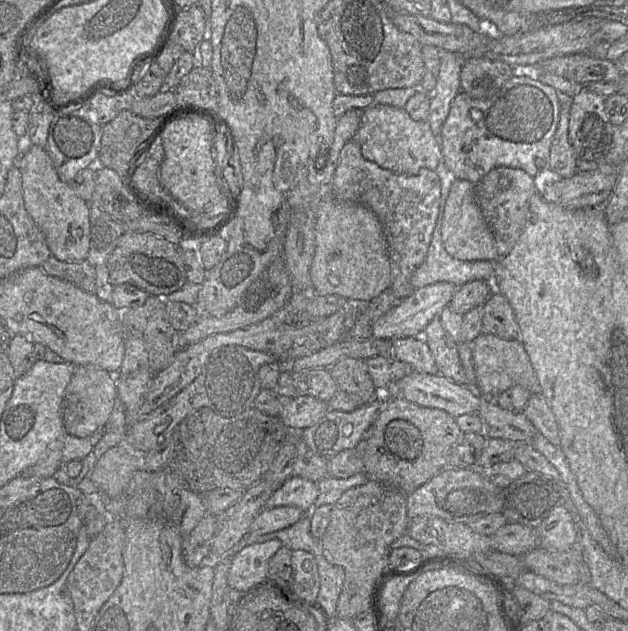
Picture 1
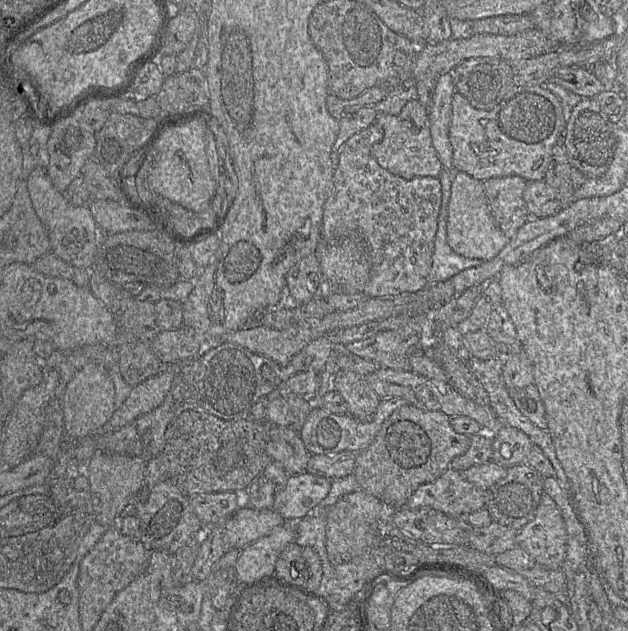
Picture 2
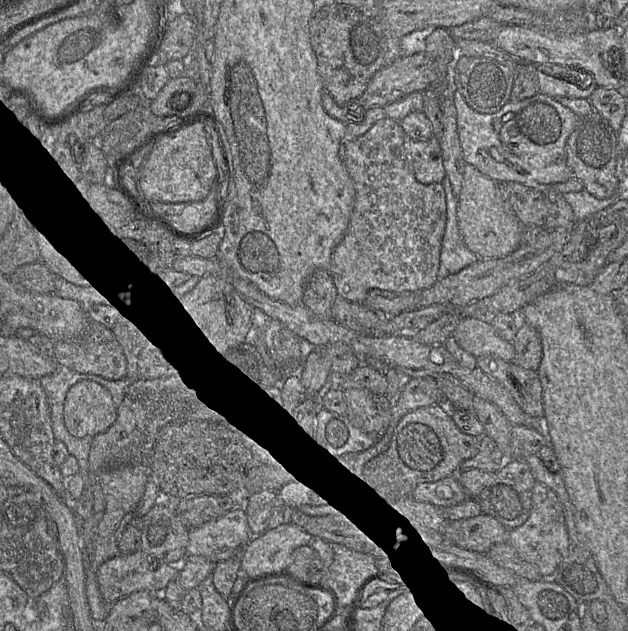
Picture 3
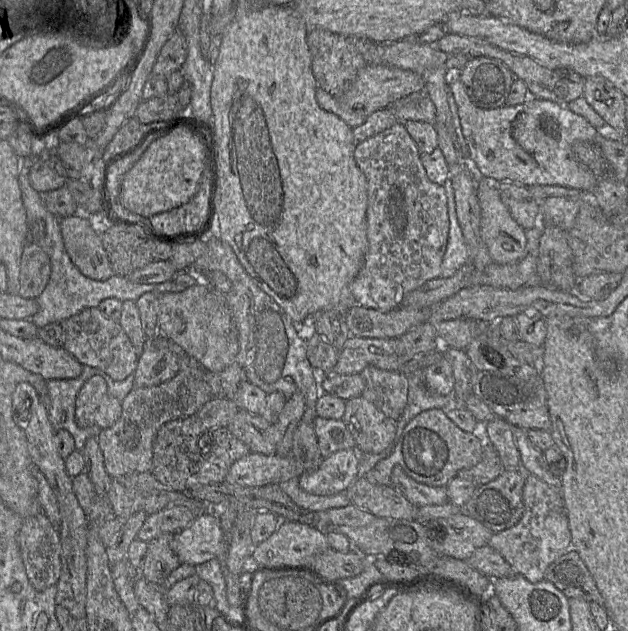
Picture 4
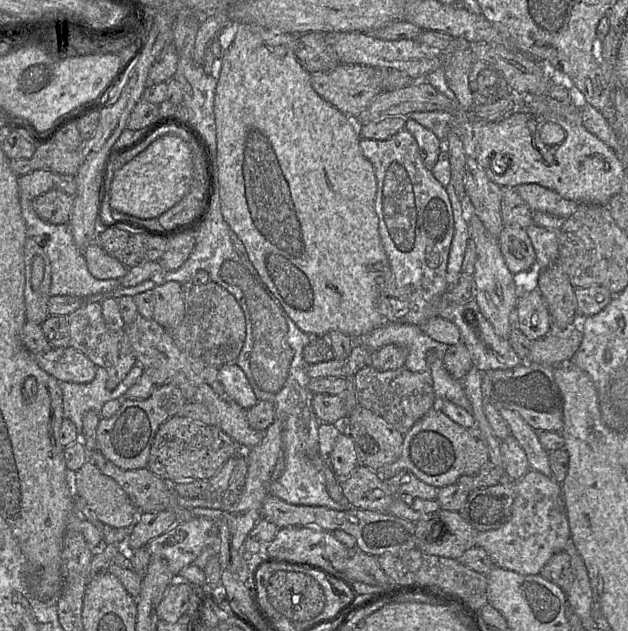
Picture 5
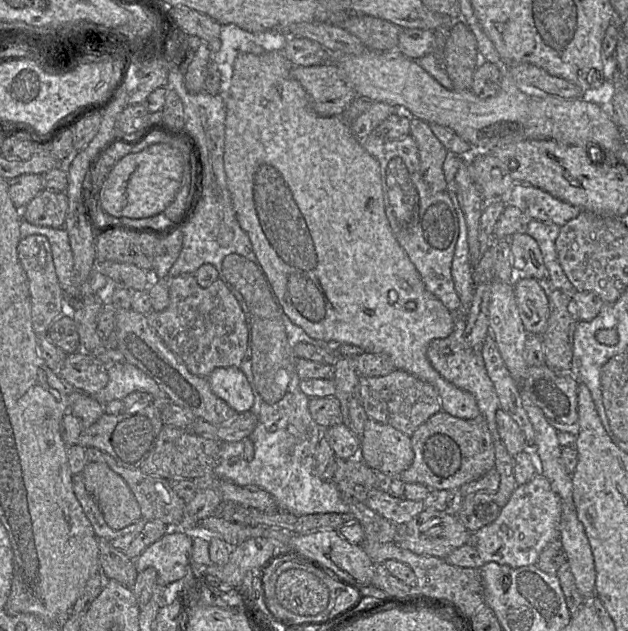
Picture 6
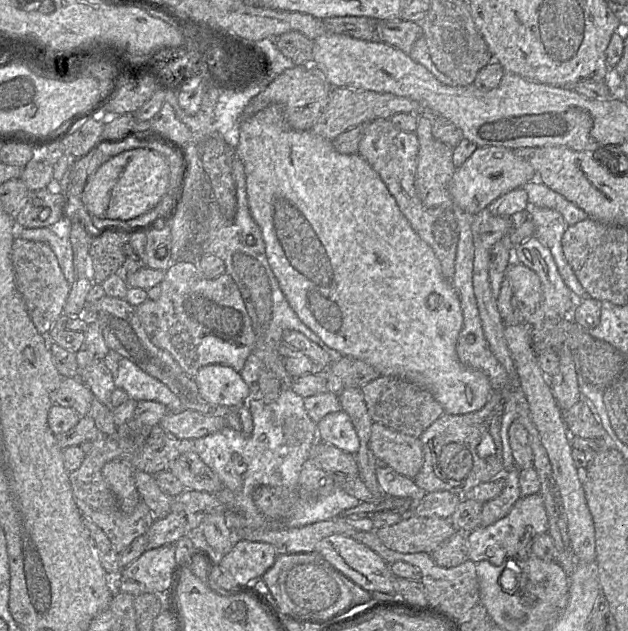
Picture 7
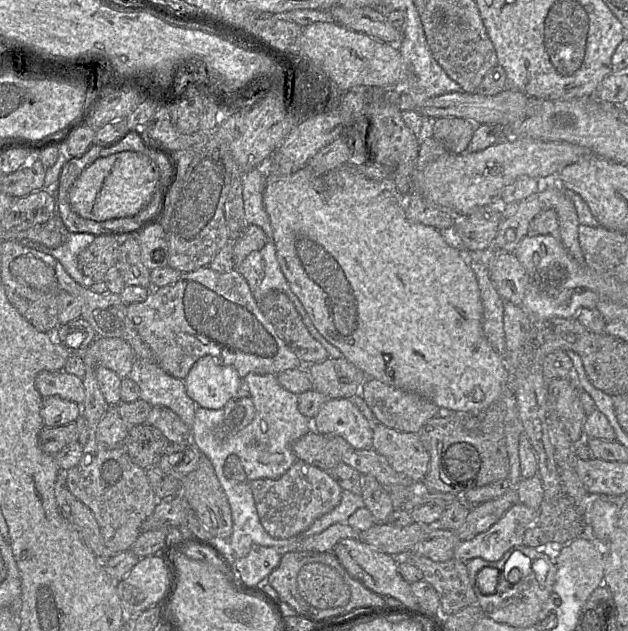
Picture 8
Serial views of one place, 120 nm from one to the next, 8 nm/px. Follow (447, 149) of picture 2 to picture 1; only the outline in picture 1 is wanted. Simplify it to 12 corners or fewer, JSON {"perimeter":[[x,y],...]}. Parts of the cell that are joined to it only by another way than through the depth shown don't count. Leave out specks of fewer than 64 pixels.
{"perimeter":[[440,51],[440,69],[427,119],[437,138],[461,91],[465,58]]}

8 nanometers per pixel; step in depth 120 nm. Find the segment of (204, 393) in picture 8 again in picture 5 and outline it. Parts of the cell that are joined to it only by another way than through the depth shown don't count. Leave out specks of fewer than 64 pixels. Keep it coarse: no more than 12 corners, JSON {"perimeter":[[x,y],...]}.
{"perimeter":[[236,364],[219,368],[227,394],[245,410],[258,399]]}

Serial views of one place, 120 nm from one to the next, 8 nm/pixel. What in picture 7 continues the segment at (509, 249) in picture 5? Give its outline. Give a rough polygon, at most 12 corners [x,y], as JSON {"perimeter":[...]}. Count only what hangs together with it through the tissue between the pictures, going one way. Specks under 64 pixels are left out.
{"perimeter":[[532,236],[514,255],[540,278],[548,315],[571,314],[578,299],[550,250]]}

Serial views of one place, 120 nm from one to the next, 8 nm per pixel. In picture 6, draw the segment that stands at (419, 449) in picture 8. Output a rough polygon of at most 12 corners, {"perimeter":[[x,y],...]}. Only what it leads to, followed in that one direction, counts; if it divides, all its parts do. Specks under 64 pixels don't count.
{"perimeter":[[369,418],[358,457],[397,475],[413,462],[411,438]]}

